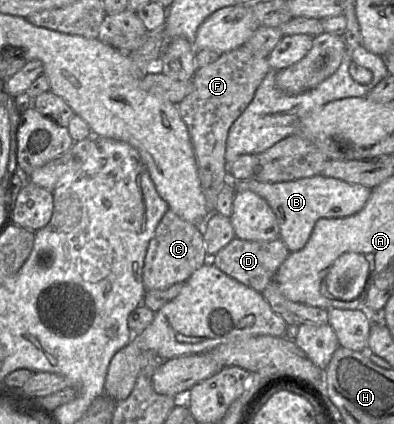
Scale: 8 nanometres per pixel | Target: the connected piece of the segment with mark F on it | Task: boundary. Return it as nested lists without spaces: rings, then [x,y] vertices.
[[[247,46],[221,54],[213,63],[196,70],[192,91],[177,105],[193,145],[199,183],[209,214],[224,183],[229,180],[225,151],[229,129],[245,111],[271,67],[268,57],[256,56]]]

